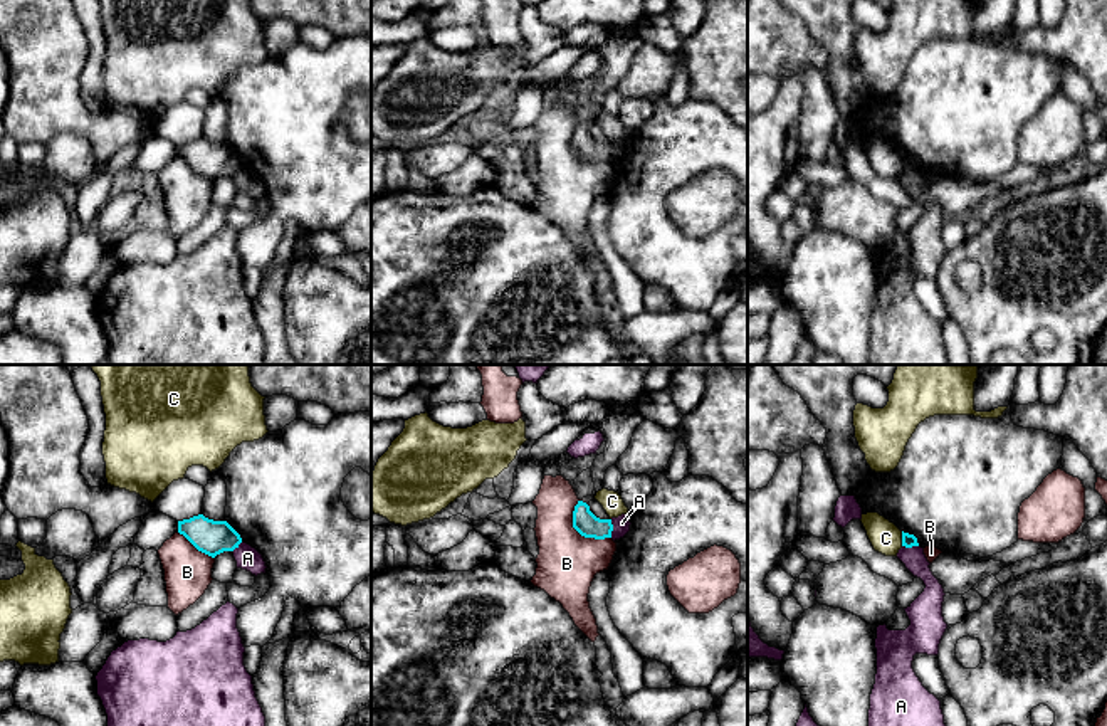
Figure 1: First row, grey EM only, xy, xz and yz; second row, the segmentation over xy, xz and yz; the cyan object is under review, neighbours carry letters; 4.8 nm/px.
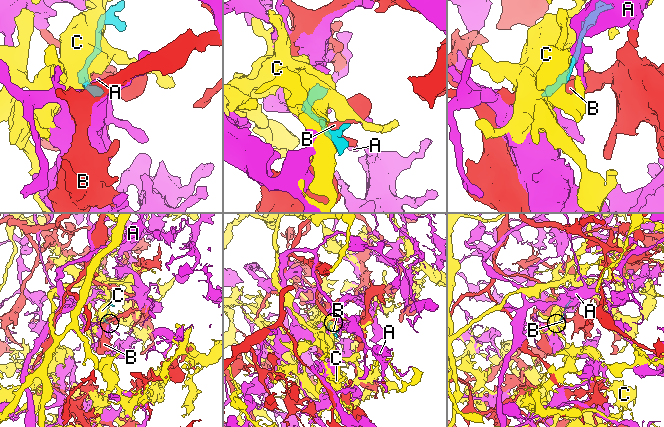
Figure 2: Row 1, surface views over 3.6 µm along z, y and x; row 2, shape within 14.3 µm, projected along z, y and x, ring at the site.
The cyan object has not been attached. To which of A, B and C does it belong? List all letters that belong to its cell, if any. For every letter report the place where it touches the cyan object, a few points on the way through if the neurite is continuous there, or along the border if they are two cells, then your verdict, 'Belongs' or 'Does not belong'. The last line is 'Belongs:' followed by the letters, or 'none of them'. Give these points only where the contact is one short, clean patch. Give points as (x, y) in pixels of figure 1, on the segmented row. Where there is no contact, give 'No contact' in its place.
A: Touches cyan at xz (612, 528). Boundary: xz (610, 520), (612, 536). Does not belong
B: Touches cyan at xz (578, 531). Does not belong
C: Touches cyan at yz (902, 538). Does not belong
Belongs: none of them

